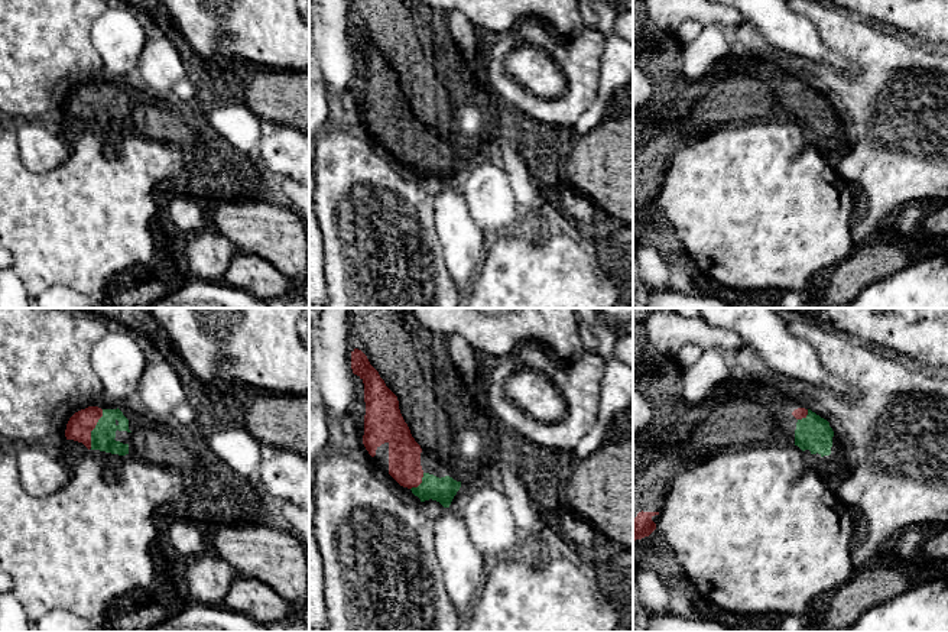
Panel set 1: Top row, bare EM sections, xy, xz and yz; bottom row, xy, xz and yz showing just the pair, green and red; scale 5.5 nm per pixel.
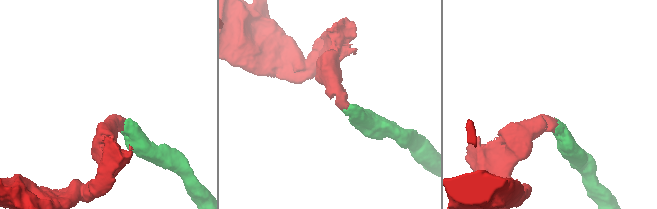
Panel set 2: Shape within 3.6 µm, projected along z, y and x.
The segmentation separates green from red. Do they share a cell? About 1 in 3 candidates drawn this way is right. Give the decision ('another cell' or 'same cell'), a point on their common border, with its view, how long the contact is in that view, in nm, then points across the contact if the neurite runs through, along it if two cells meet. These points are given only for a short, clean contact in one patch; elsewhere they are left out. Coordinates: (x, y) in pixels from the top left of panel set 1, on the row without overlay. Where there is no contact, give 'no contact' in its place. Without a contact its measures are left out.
same cell; meets green in xy at (94, 104); contact 220 nm long; runs through xy (103, 112), (94, 104), (80, 101)

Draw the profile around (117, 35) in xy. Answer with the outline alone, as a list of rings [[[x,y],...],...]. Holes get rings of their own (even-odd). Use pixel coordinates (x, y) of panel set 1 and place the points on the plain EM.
[[[107,7],[92,23],[90,36],[103,59],[105,77],[123,80],[139,68],[147,36],[130,7]]]

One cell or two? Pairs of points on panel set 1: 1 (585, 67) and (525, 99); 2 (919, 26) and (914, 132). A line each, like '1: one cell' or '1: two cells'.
1: one cell
2: two cells

